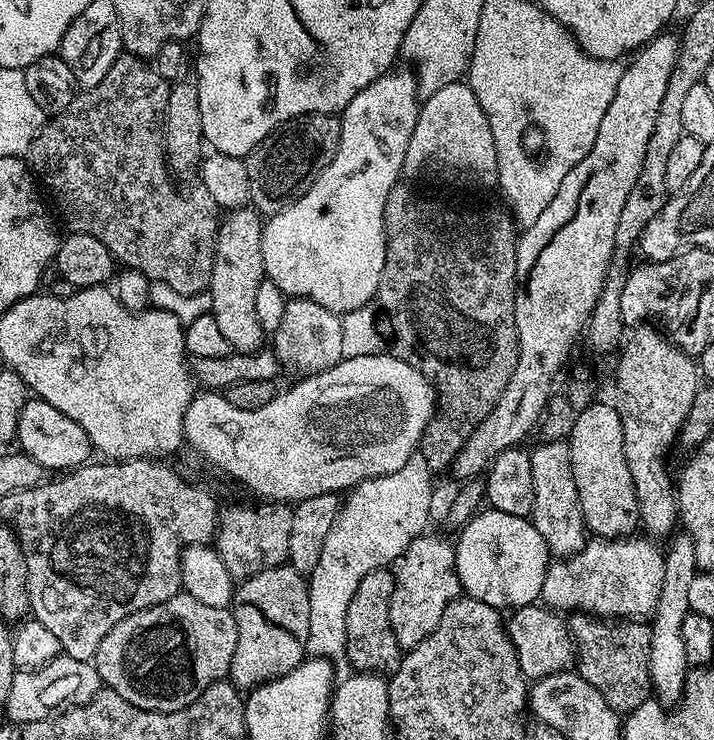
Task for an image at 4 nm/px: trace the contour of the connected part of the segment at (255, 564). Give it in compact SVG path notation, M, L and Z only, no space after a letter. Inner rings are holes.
M264 502L261 505L261 508L251 508L248 504L236 504L219 513L214 547L233 578L253 576L264 568L276 568L288 559L293 509L284 502Z

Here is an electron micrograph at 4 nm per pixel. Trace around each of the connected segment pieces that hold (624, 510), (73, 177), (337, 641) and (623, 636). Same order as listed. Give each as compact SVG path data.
M611 403L591 404L579 409L566 437L570 470L574 470L574 487L578 490L585 529L593 537L614 541L627 538L637 531L640 523L638 498L634 494L630 466L626 466L622 418Z
M121 54L98 86L83 89L63 114L53 115L45 123L26 156L35 179L48 187L55 211L58 216L60 211L72 232L98 238L117 265L142 270L148 280L170 286L178 294L198 294L208 291L222 212L204 188L193 186L189 192L176 192L172 185L162 131L169 87L169 81L162 79L151 63Z
M411 456L394 474L364 480L343 497L340 513L326 534L322 558L307 577L310 598L310 630L306 641L309 657L327 660L339 666L348 656L346 638L346 606L358 590L358 582L370 570L395 565L400 557L425 531L432 512L432 480L434 474L426 466L426 458Z
M591 614L573 615L567 626L576 645L575 667L580 676L606 698L615 712L627 714L638 710L638 706L650 698L651 627L640 620L601 618Z

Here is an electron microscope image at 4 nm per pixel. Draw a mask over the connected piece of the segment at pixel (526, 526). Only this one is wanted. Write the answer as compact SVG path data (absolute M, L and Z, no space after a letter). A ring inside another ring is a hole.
M491 506L476 512L455 537L456 573L460 579L463 595L470 600L486 602L486 606L497 610L515 610L537 603L542 594L542 582L546 582L550 553L542 534L532 525L531 519L514 514L502 514Z

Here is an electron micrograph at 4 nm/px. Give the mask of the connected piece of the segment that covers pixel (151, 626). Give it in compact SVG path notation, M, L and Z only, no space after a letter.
M177 594L166 602L122 618L122 622L102 638L94 663L100 683L107 691L122 694L126 702L147 712L173 712L190 706L211 684L227 677L234 658L234 646L238 646L238 626L235 615L228 608L205 606L198 598Z

